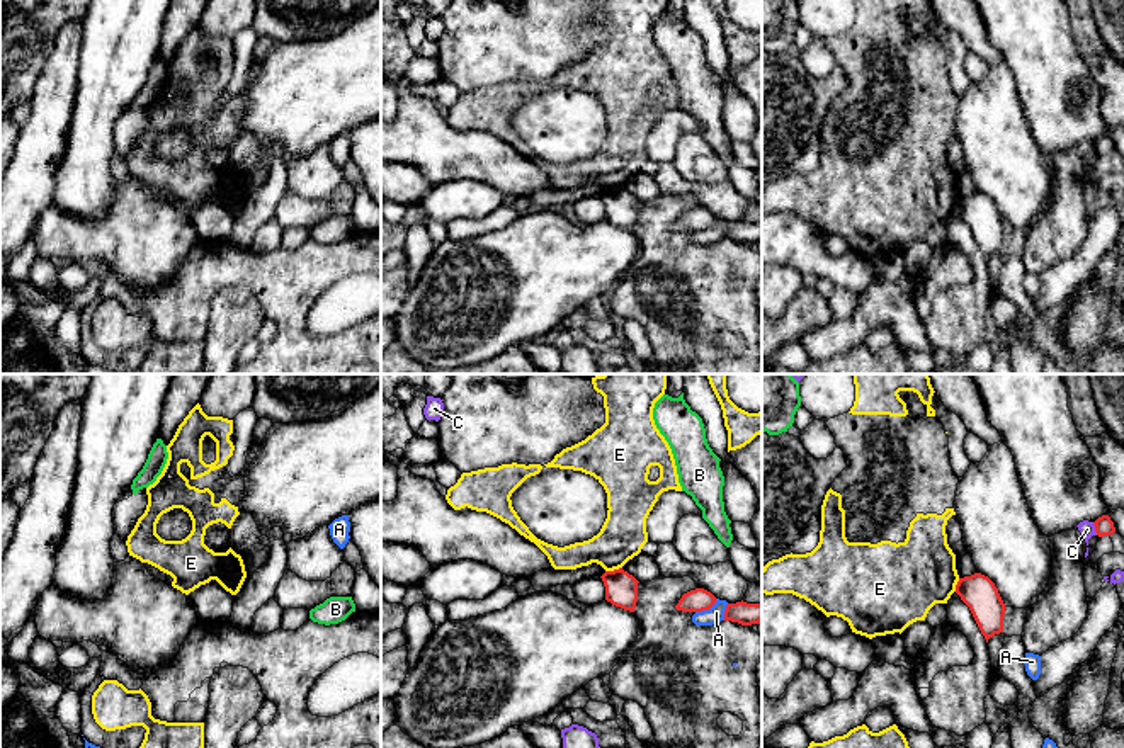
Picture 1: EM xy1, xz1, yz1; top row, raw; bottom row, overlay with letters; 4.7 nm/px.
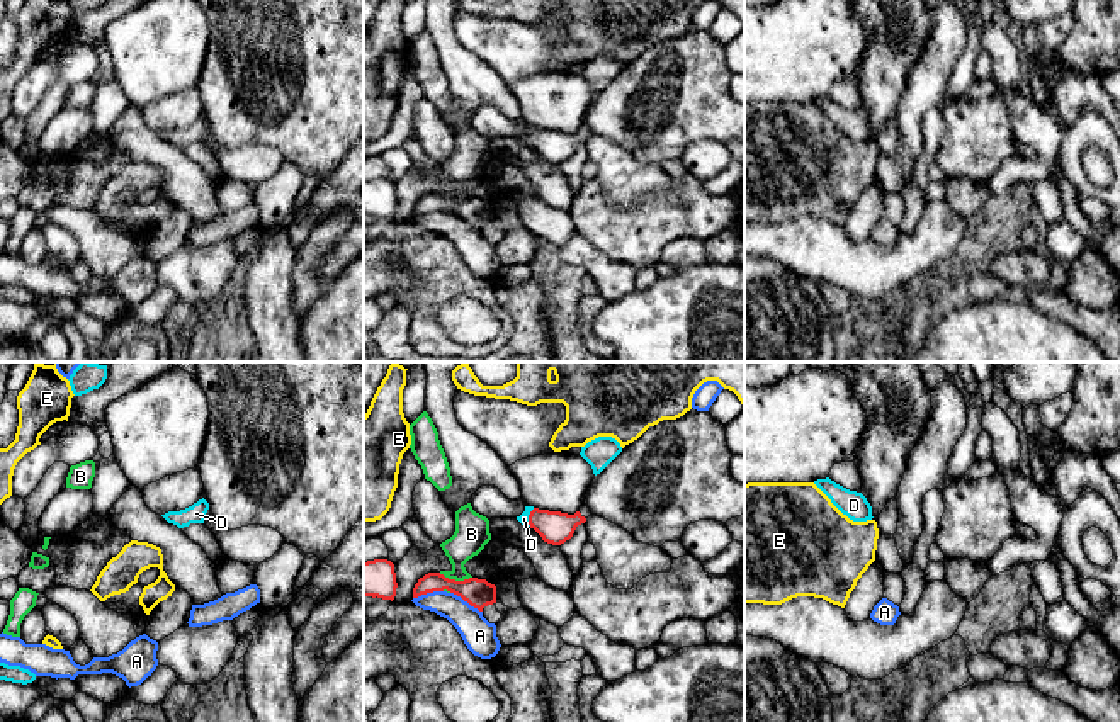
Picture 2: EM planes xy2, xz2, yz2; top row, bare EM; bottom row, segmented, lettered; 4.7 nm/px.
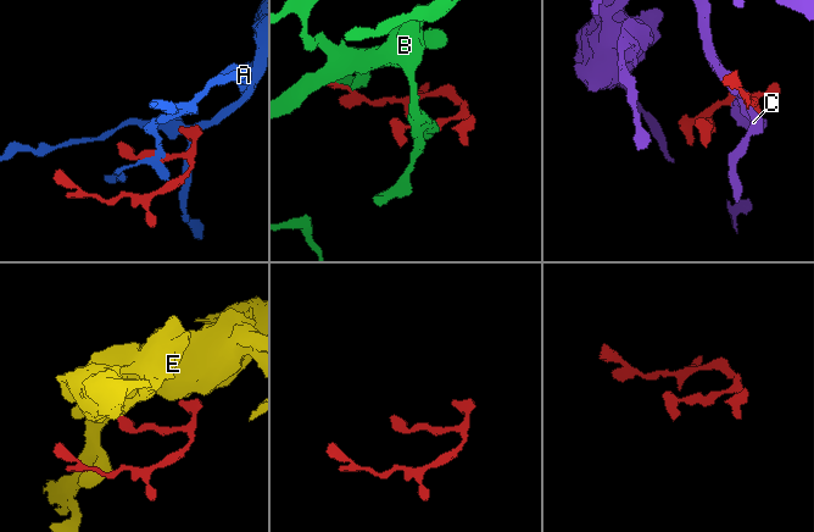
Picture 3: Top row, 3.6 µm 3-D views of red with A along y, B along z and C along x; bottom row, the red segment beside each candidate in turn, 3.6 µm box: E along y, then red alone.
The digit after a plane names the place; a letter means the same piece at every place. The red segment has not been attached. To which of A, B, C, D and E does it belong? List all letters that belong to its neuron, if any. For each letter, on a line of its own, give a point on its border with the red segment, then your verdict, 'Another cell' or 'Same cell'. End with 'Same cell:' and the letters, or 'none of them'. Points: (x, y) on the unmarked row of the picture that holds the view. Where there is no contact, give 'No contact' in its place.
A: Touches red at xz2 (466, 219). Another cell
B: Touches red at xz2 (454, 199). Another cell
C: Touches red at yz1 (1095, 148). Another cell
D: Touches red at xz2 (529, 136). Another cell
E: Touches red at xz1 (614, 189). Another cell
Same cell: none of them

